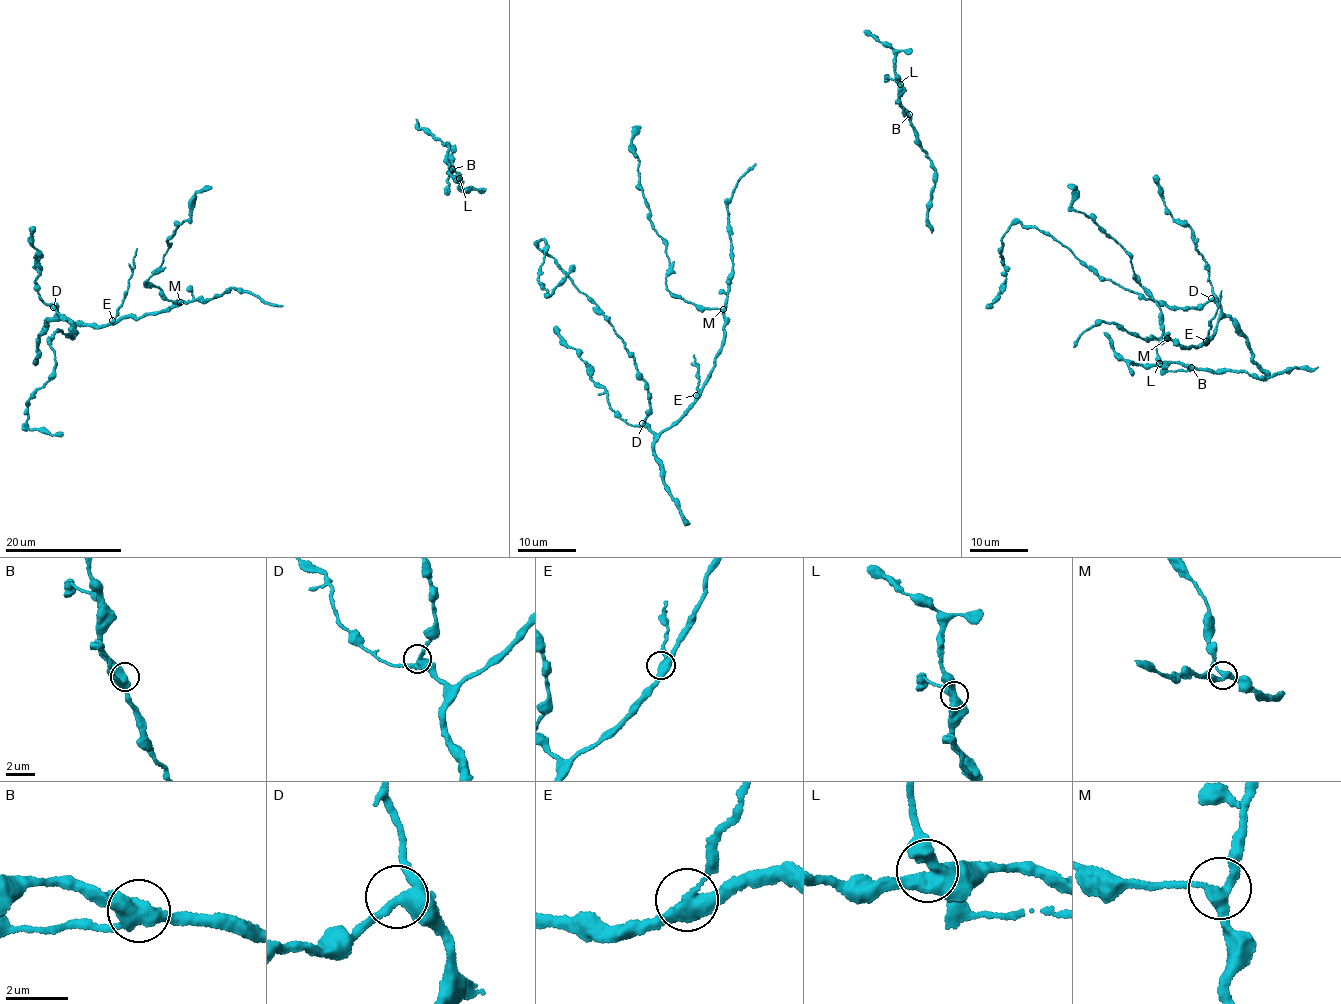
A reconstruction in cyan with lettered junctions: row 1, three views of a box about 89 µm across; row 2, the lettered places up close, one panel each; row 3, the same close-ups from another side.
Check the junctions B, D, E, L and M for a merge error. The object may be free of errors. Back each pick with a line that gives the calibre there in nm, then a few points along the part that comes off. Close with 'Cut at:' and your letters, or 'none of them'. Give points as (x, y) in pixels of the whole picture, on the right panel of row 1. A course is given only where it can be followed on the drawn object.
E: calibre 400 nm; course (1205, 340), (1222, 290)
Cut at: E

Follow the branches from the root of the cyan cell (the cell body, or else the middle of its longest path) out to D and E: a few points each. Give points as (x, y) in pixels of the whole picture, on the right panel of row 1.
D: (1176, 343), (1197, 347), (1208, 342), (1221, 313), (1220, 306), (1211, 298)
E: (1176, 343), (1197, 347), (1205, 340)

